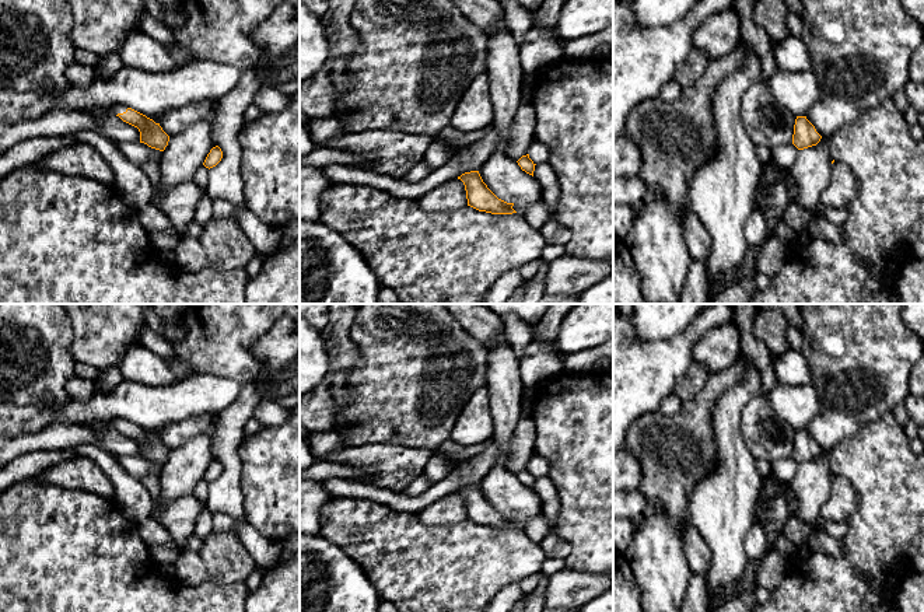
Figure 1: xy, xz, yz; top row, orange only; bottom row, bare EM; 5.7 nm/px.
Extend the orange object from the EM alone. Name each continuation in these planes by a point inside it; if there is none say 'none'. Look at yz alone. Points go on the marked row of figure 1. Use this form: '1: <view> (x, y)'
none

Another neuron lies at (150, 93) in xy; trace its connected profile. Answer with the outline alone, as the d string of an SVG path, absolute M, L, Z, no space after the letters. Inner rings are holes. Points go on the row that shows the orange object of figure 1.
M211 60L188 62L169 71L146 71L123 66L108 78L95 76L84 88L70 84L66 90L57 90L49 83L42 92L50 97L56 106L64 109L101 109L108 113L115 105L125 105L146 116L155 116L199 101L217 102L238 84L241 76L242 71L238 67Z

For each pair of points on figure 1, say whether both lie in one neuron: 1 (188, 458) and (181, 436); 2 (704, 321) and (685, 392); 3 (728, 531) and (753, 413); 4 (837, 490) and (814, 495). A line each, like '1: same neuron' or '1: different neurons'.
1: different neurons
2: different neurons
3: different neurons
4: different neurons

